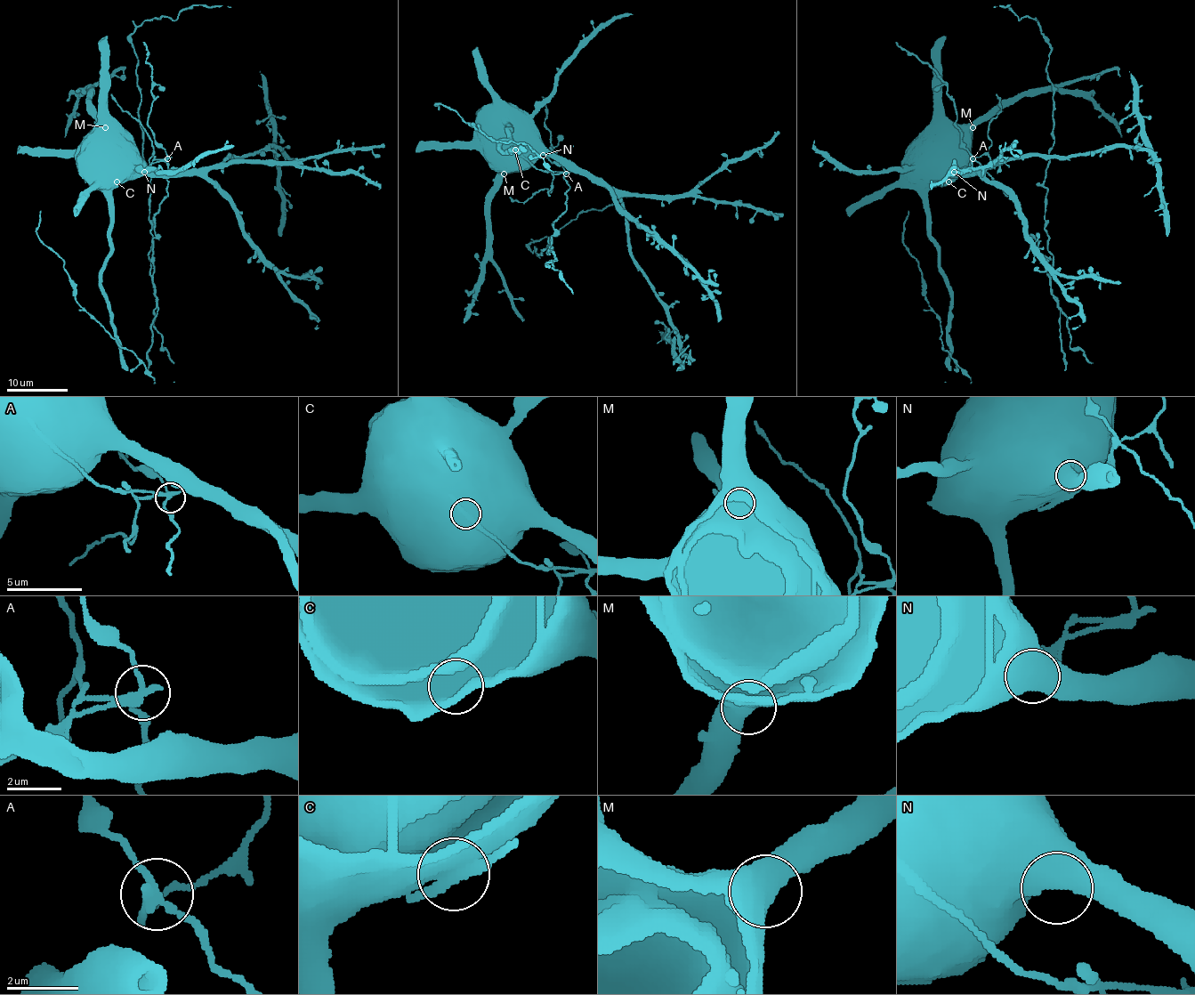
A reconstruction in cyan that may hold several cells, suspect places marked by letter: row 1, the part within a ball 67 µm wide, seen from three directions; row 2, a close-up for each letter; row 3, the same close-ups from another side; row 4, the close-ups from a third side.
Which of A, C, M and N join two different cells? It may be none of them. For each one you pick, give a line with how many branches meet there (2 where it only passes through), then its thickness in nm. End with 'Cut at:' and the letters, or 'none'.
A: 3 branches meet; 260 nm thick
C: 1 branches meet; 800 nm thick
Cut at: A, C

